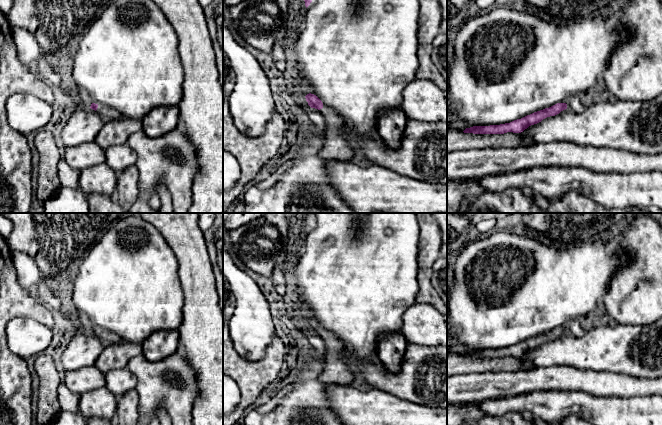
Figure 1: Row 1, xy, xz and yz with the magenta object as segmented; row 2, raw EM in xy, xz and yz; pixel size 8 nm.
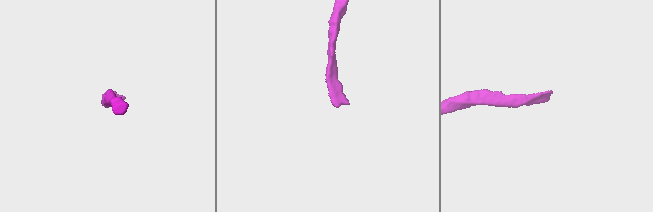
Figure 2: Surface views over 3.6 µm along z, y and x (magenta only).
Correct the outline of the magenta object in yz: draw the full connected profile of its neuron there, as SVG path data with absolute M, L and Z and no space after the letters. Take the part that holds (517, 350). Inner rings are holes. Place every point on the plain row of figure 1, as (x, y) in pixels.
M557 327L549 332L534 336L510 347L490 350L473 350L466 352L463 356L473 358L504 358L507 356L521 357L529 350L537 348L547 341L555 340L565 333L567 333L566 327Z

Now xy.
M92 327L90 332L95 334L105 346L122 342L122 339L117 334L105 329Z

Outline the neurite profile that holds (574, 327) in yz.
M572 320L567 325L567 332L575 337L583 336L586 331L581 327L579 320Z

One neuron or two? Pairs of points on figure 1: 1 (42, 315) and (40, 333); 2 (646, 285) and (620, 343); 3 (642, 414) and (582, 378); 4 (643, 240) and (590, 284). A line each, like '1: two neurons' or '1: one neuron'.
1: two neurons
2: two neurons
3: two neurons
4: two neurons

